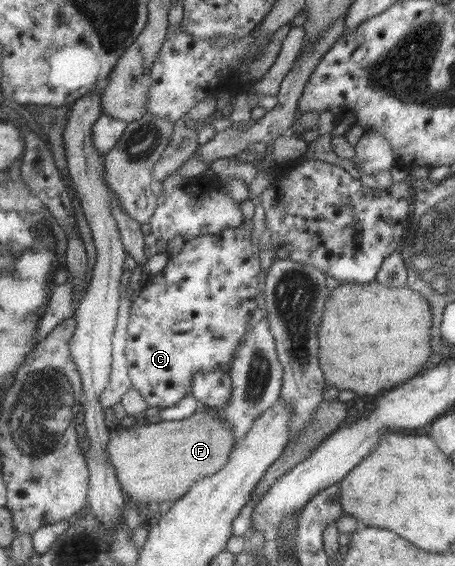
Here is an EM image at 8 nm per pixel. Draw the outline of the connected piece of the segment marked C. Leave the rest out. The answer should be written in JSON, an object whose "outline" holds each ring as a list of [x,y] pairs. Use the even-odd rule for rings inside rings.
{"outline":[[[243,222],[236,227],[225,228],[214,234],[203,234],[185,241],[178,254],[168,258],[162,270],[156,275],[150,276],[146,285],[140,288],[137,296],[132,298],[128,315],[124,356],[128,366],[128,376],[131,387],[140,392],[140,396],[142,396],[144,402],[146,402],[146,406],[158,406],[158,408],[161,409],[174,406],[178,400],[189,394],[190,382],[192,382],[192,374],[194,374],[194,372],[212,372],[212,370],[227,372],[229,370],[228,362],[233,359],[232,352],[234,352],[236,346],[238,346],[238,340],[240,340],[240,336],[244,334],[248,320],[250,320],[250,315],[256,308],[257,302],[257,277],[259,272],[258,252],[260,251],[260,247],[258,247],[258,244],[255,245],[252,243],[251,233],[252,230],[248,228],[247,225],[244,225]]]}

